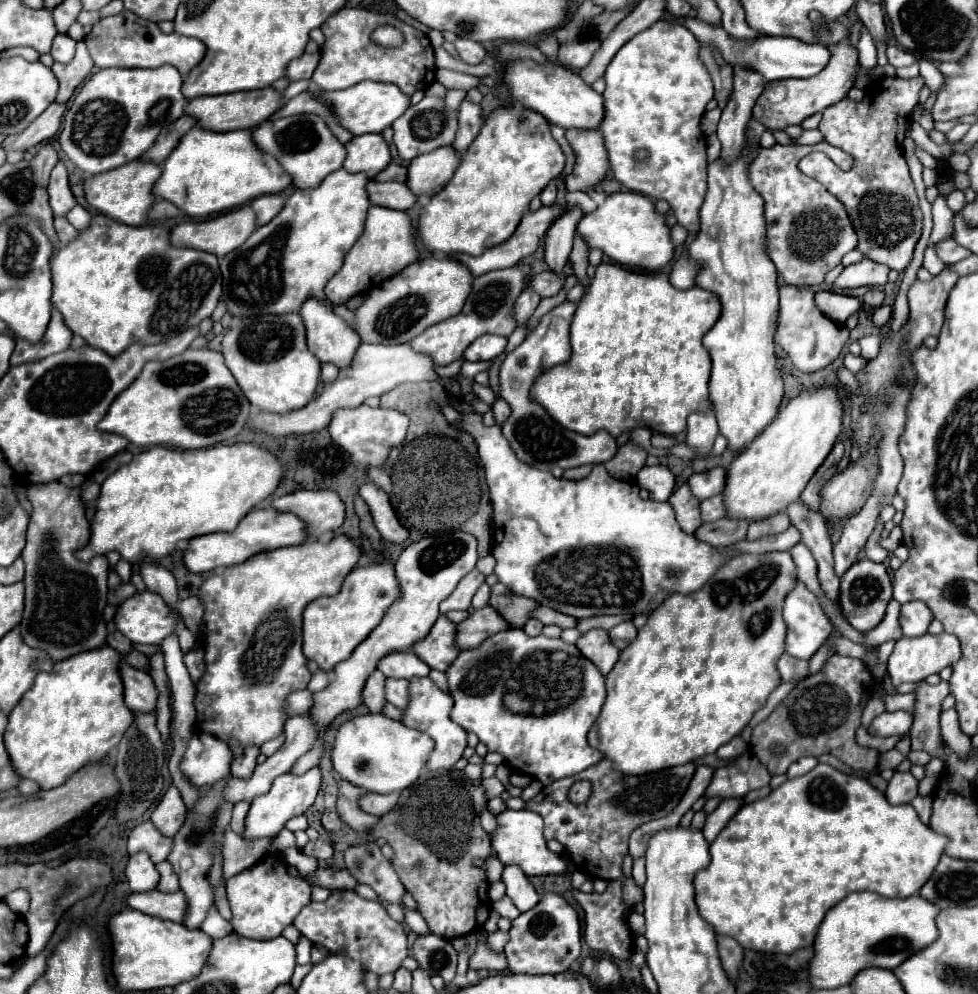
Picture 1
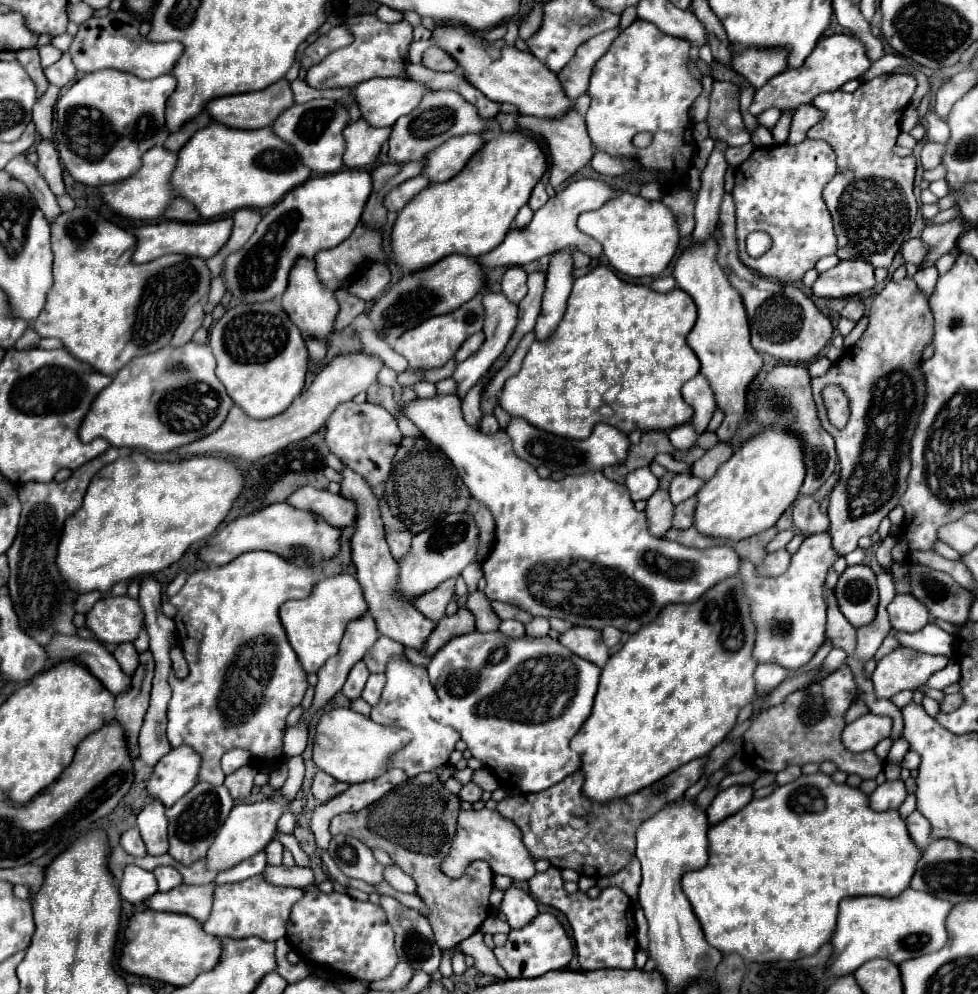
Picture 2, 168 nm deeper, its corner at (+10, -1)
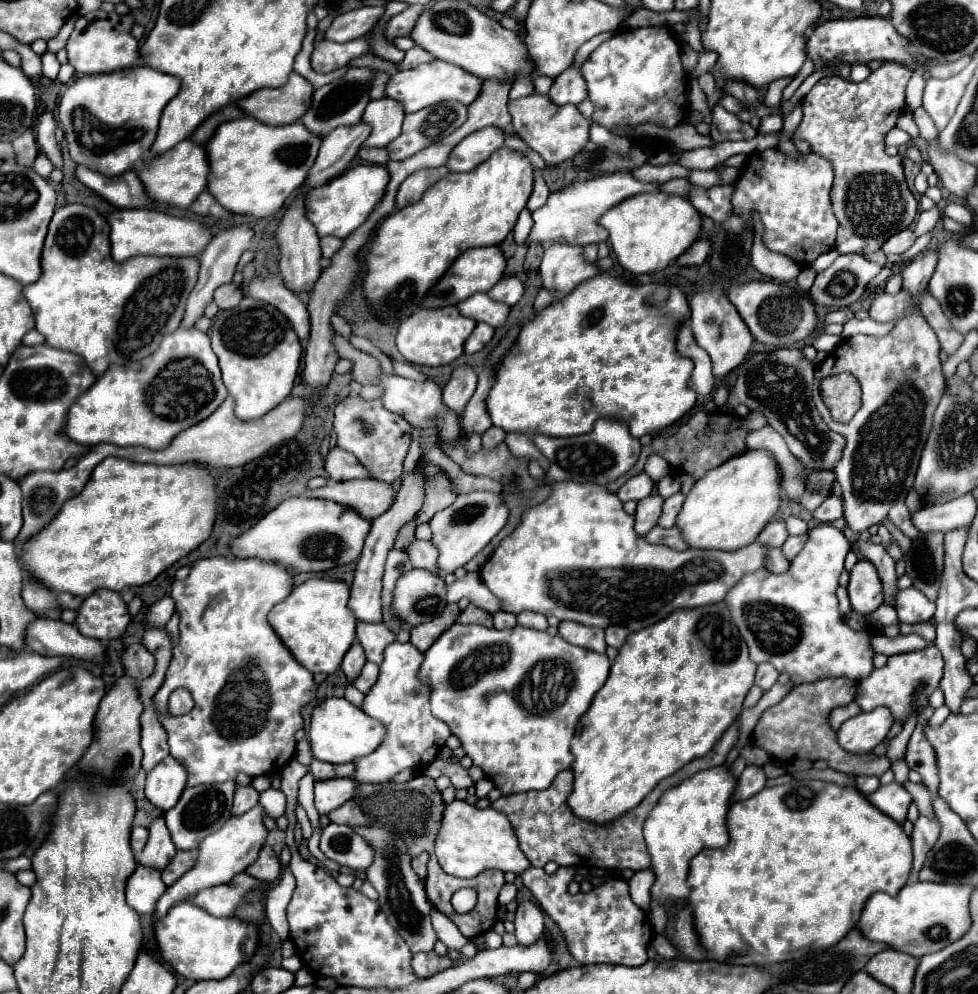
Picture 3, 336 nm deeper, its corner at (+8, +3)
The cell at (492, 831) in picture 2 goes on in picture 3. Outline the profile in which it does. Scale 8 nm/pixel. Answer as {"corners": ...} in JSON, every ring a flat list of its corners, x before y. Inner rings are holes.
{"corners":[[458,799,444,807,442,825,436,835,436,857,440,861,440,867,448,875,466,879,486,869,500,869,504,873,512,871,520,875,524,869,530,867,530,861,518,847,510,821,502,813,494,811,492,807,478,809,476,805]]}

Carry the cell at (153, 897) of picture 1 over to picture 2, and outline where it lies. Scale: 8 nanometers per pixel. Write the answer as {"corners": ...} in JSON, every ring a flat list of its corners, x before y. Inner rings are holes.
{"corners":[[178,885,166,893,154,893,144,901,144,905,152,911,172,911,190,915,196,921,204,923,212,909,212,893,214,885]]}

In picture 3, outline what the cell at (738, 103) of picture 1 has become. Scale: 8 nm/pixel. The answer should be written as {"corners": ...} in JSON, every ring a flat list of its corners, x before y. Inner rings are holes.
{"corners":[[698,239,690,249,686,249,686,251,676,259,676,263,682,265,682,267,696,267,696,265,702,265,704,259,706,259,706,255,708,255,708,249,710,249,708,241]]}

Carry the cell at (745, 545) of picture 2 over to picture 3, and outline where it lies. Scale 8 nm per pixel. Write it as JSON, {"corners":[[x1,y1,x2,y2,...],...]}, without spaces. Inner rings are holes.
{"corners":[[768,549,768,557,766,557,766,569,772,573,784,573,790,567,790,561,786,561,786,557,782,557,780,549]]}

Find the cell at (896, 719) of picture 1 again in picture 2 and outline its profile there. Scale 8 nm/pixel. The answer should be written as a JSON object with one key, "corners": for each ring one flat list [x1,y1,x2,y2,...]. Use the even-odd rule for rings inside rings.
{"corners":[[866,713,854,723,846,725,842,733,842,743,848,751,860,753,874,749,874,745,890,735,892,729,892,719,890,717,880,717,874,713]]}

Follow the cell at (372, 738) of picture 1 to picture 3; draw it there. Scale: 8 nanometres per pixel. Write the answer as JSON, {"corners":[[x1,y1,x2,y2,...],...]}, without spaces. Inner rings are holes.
{"corners":[[328,697,324,699,312,713,308,737,310,737,310,747,312,755,318,761,334,763,334,765,344,765,352,763,358,757,364,757,372,753,382,741,384,741,386,729,372,717,368,717,360,707,354,707,348,703,344,697]]}

